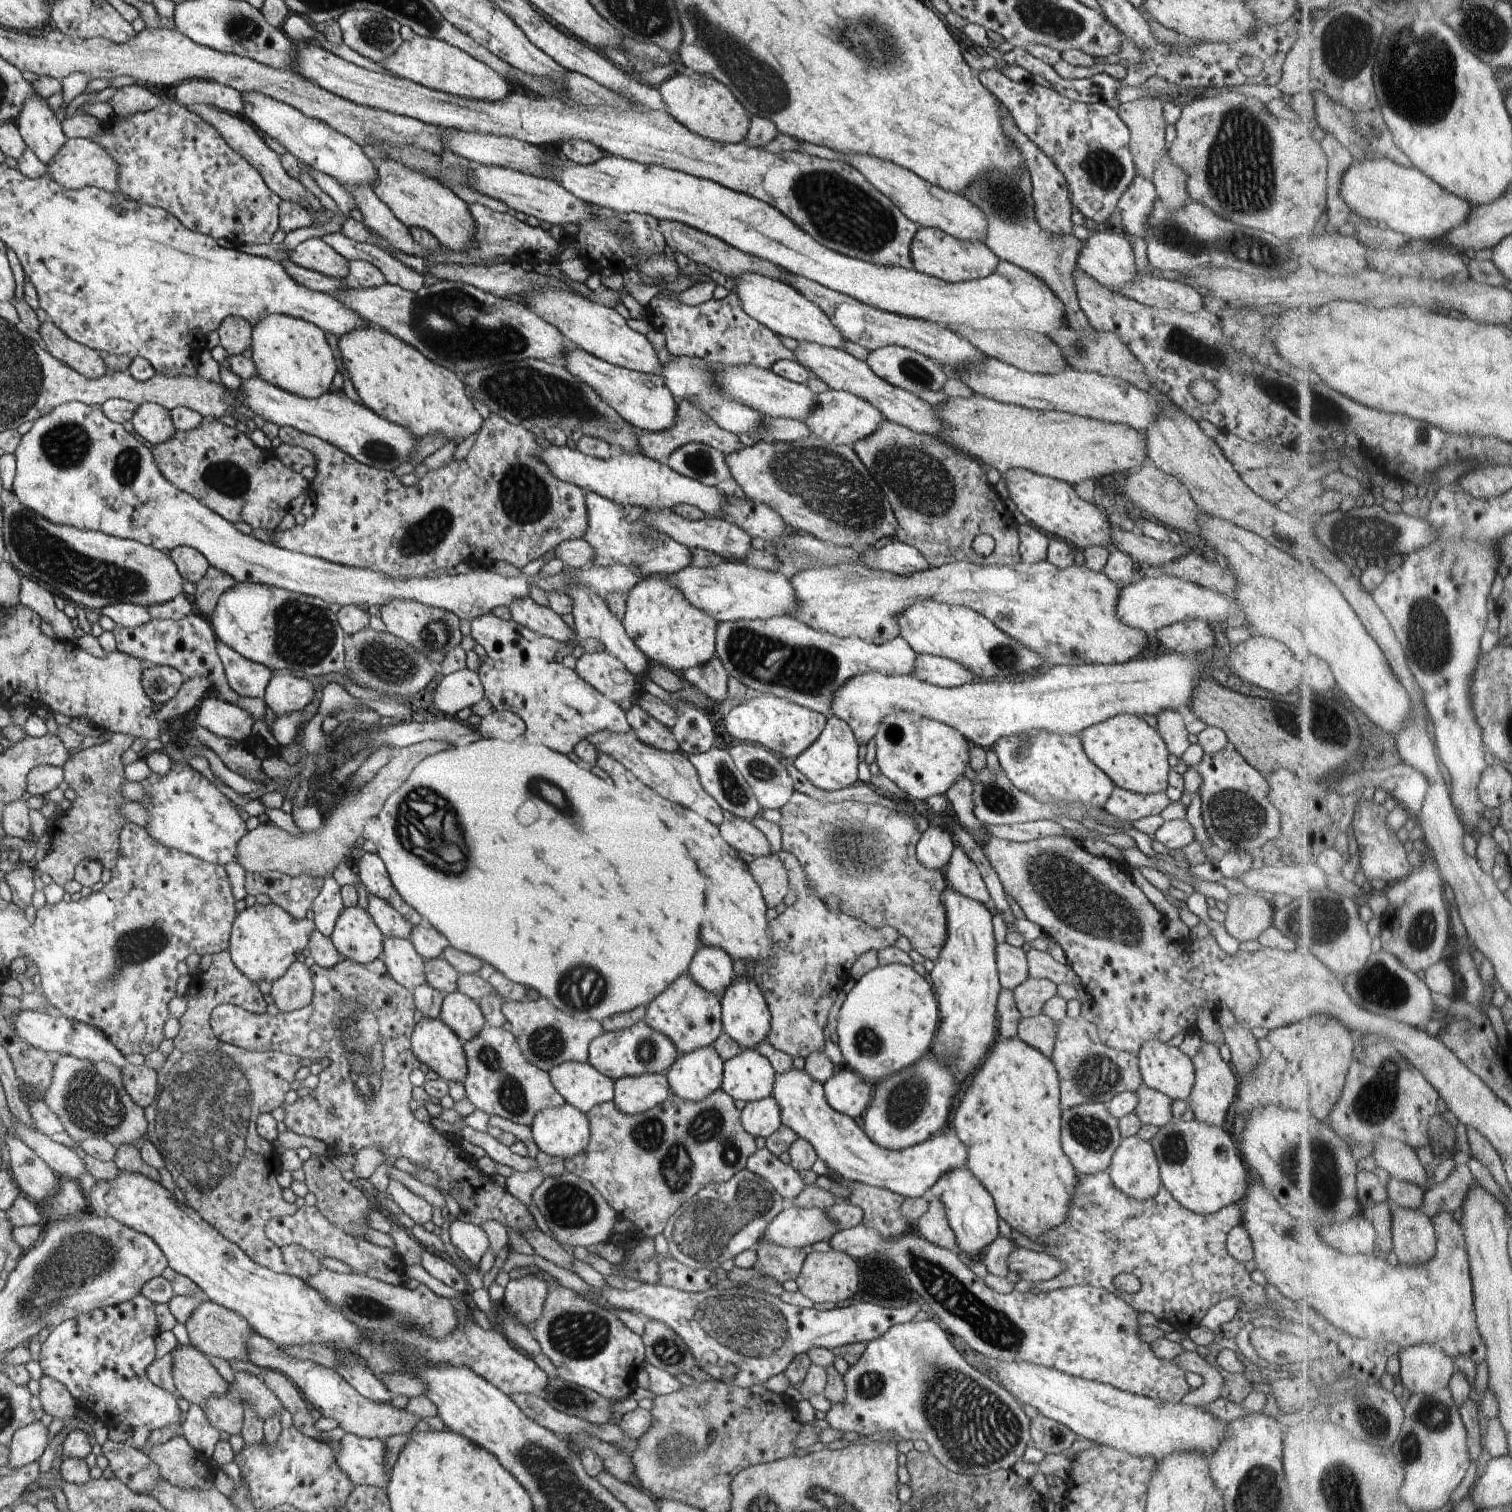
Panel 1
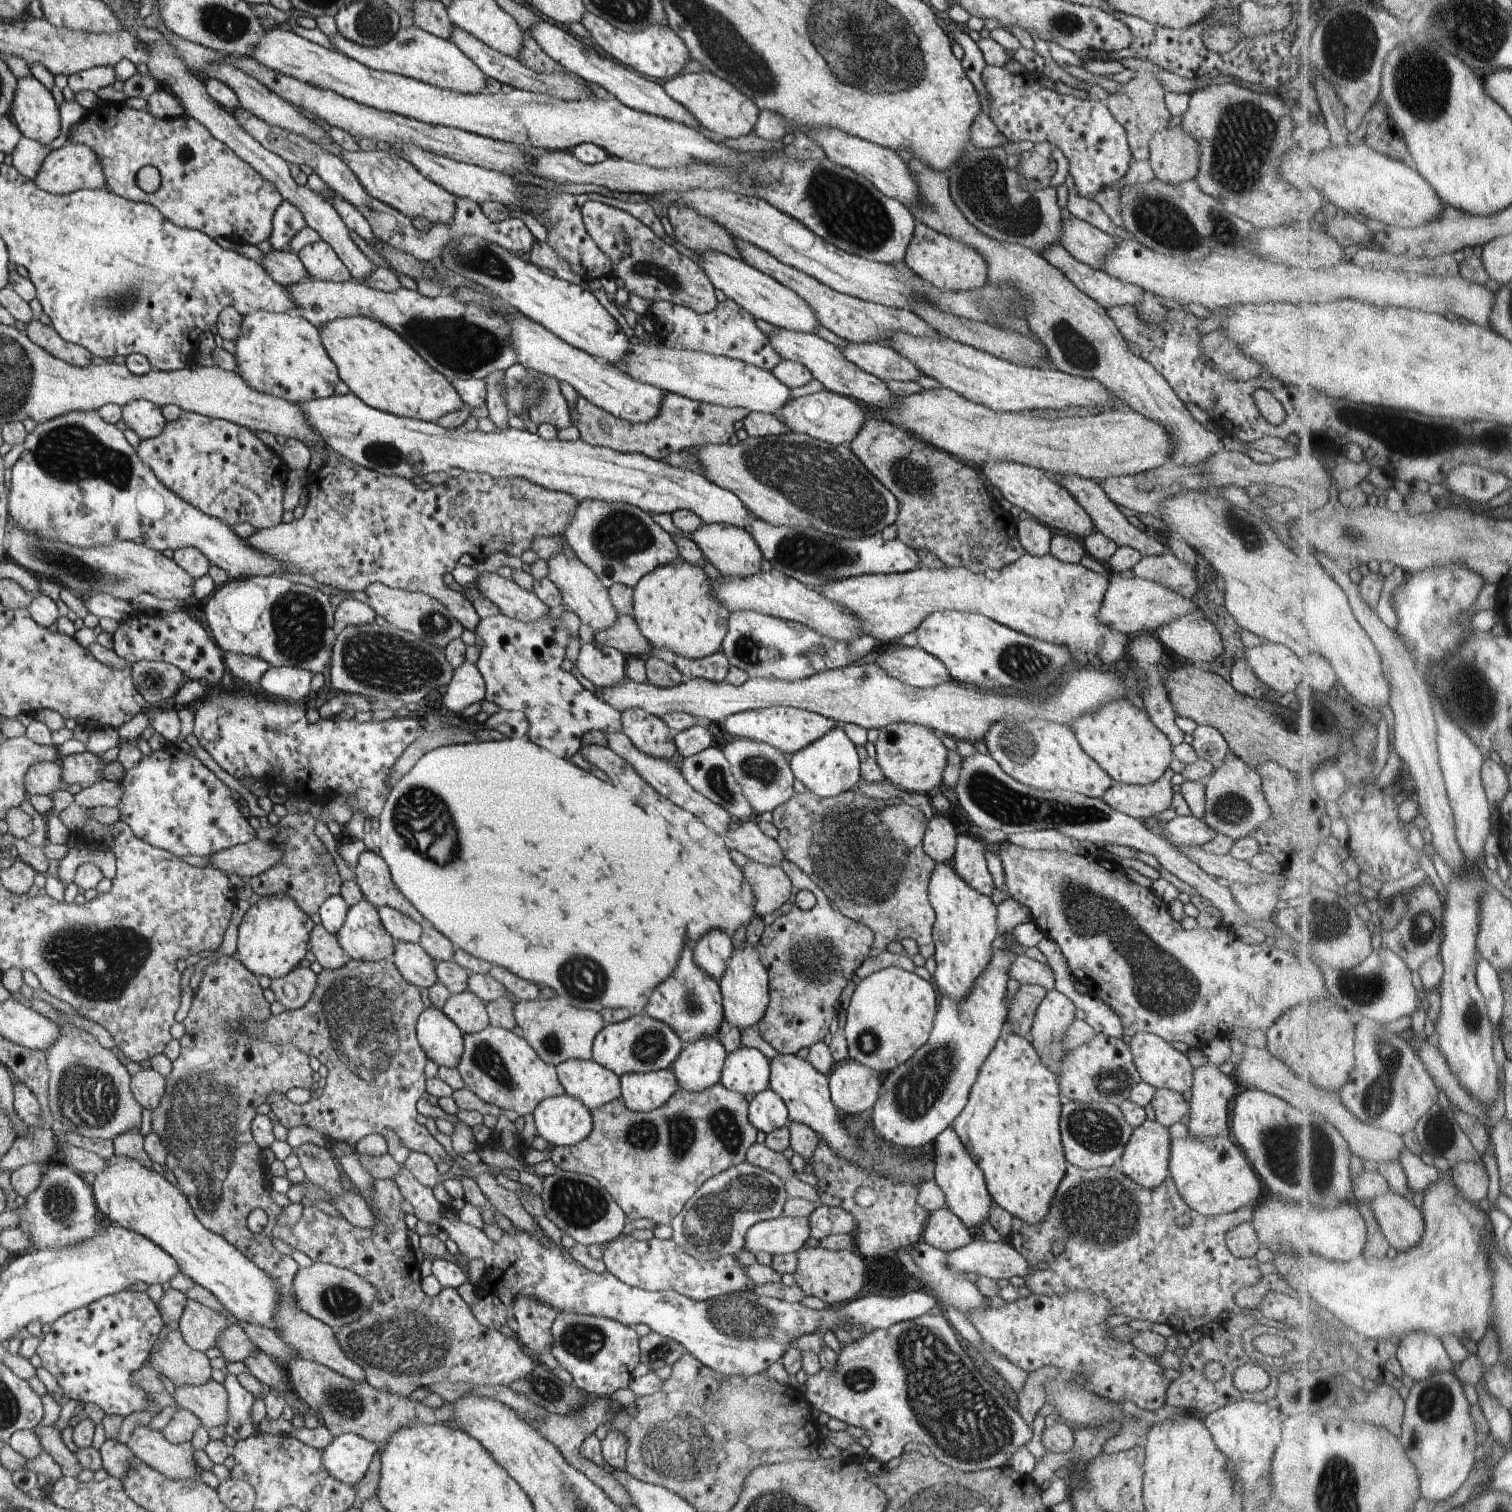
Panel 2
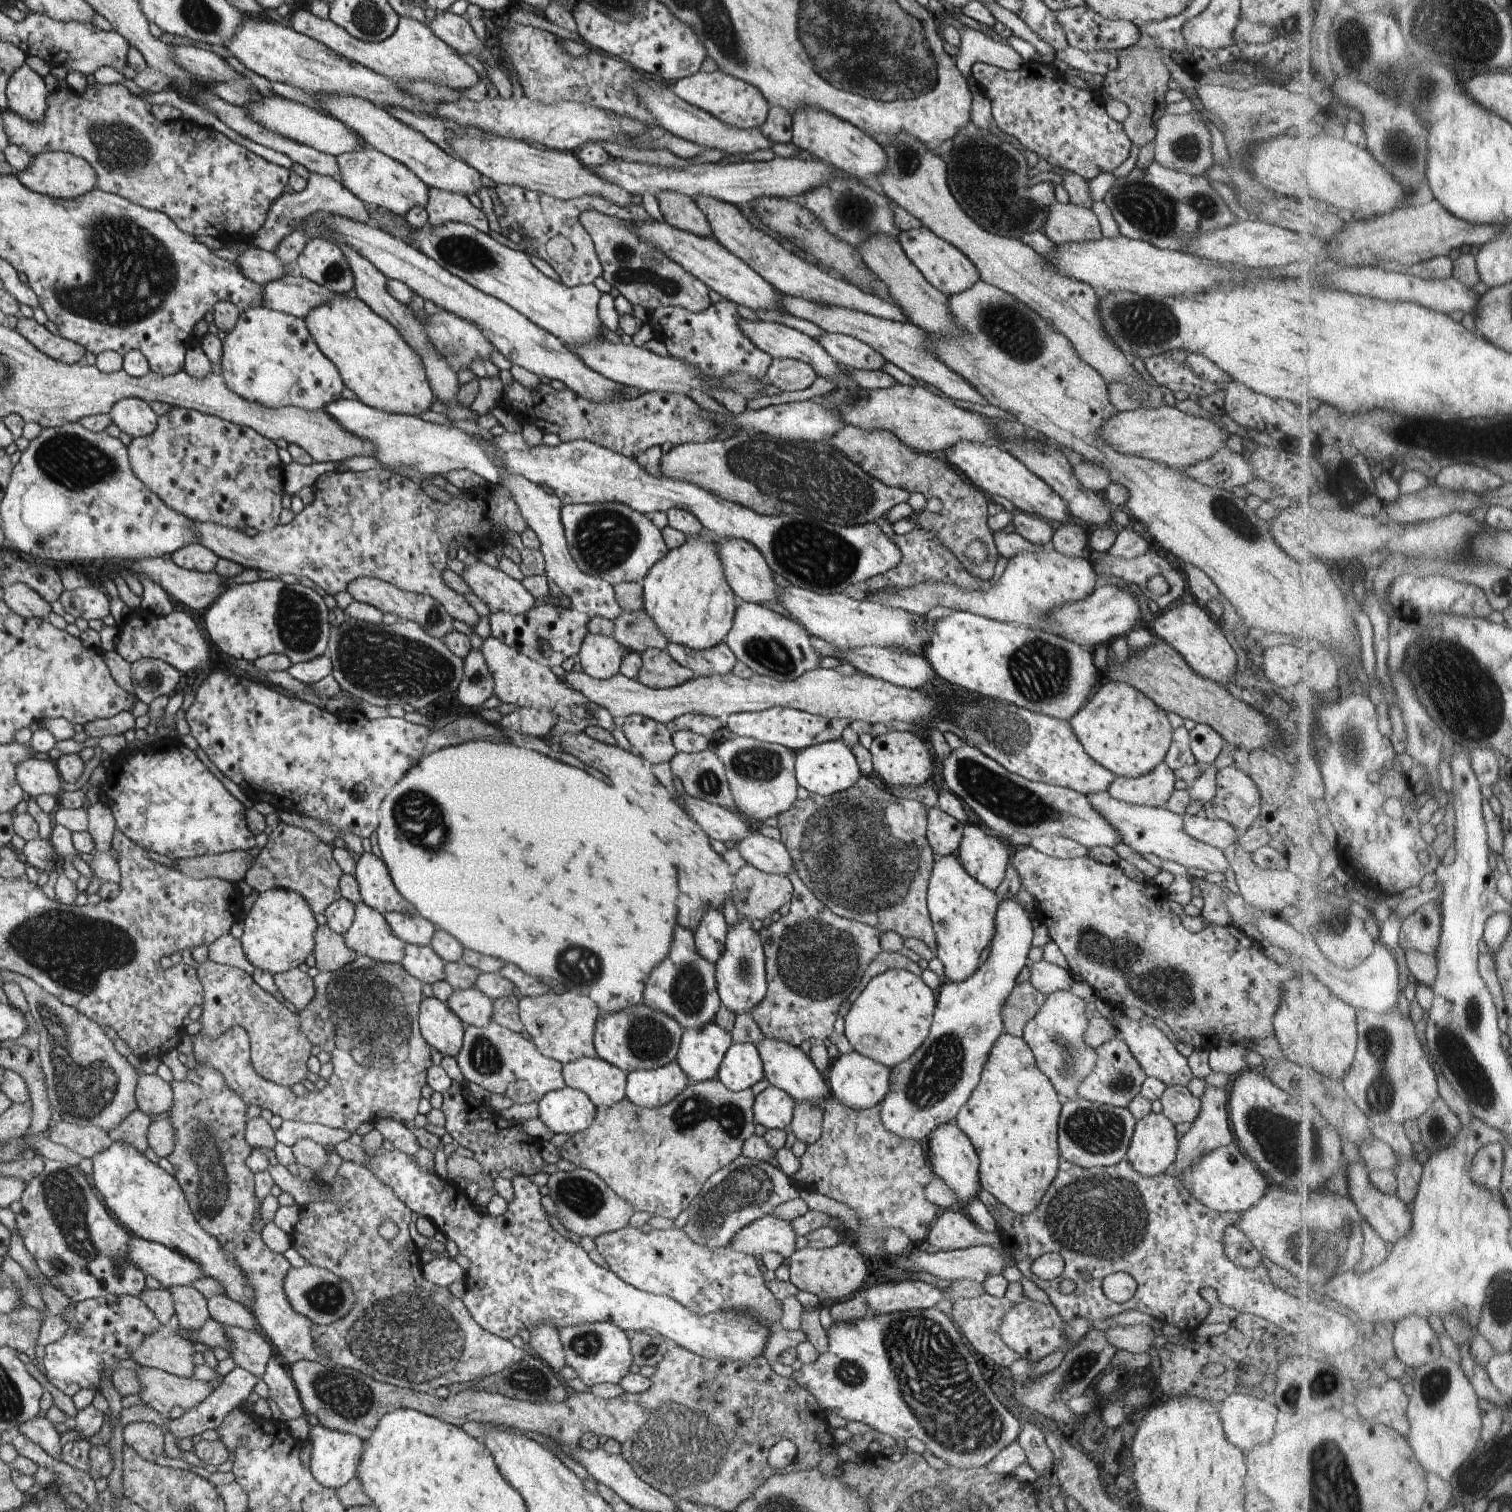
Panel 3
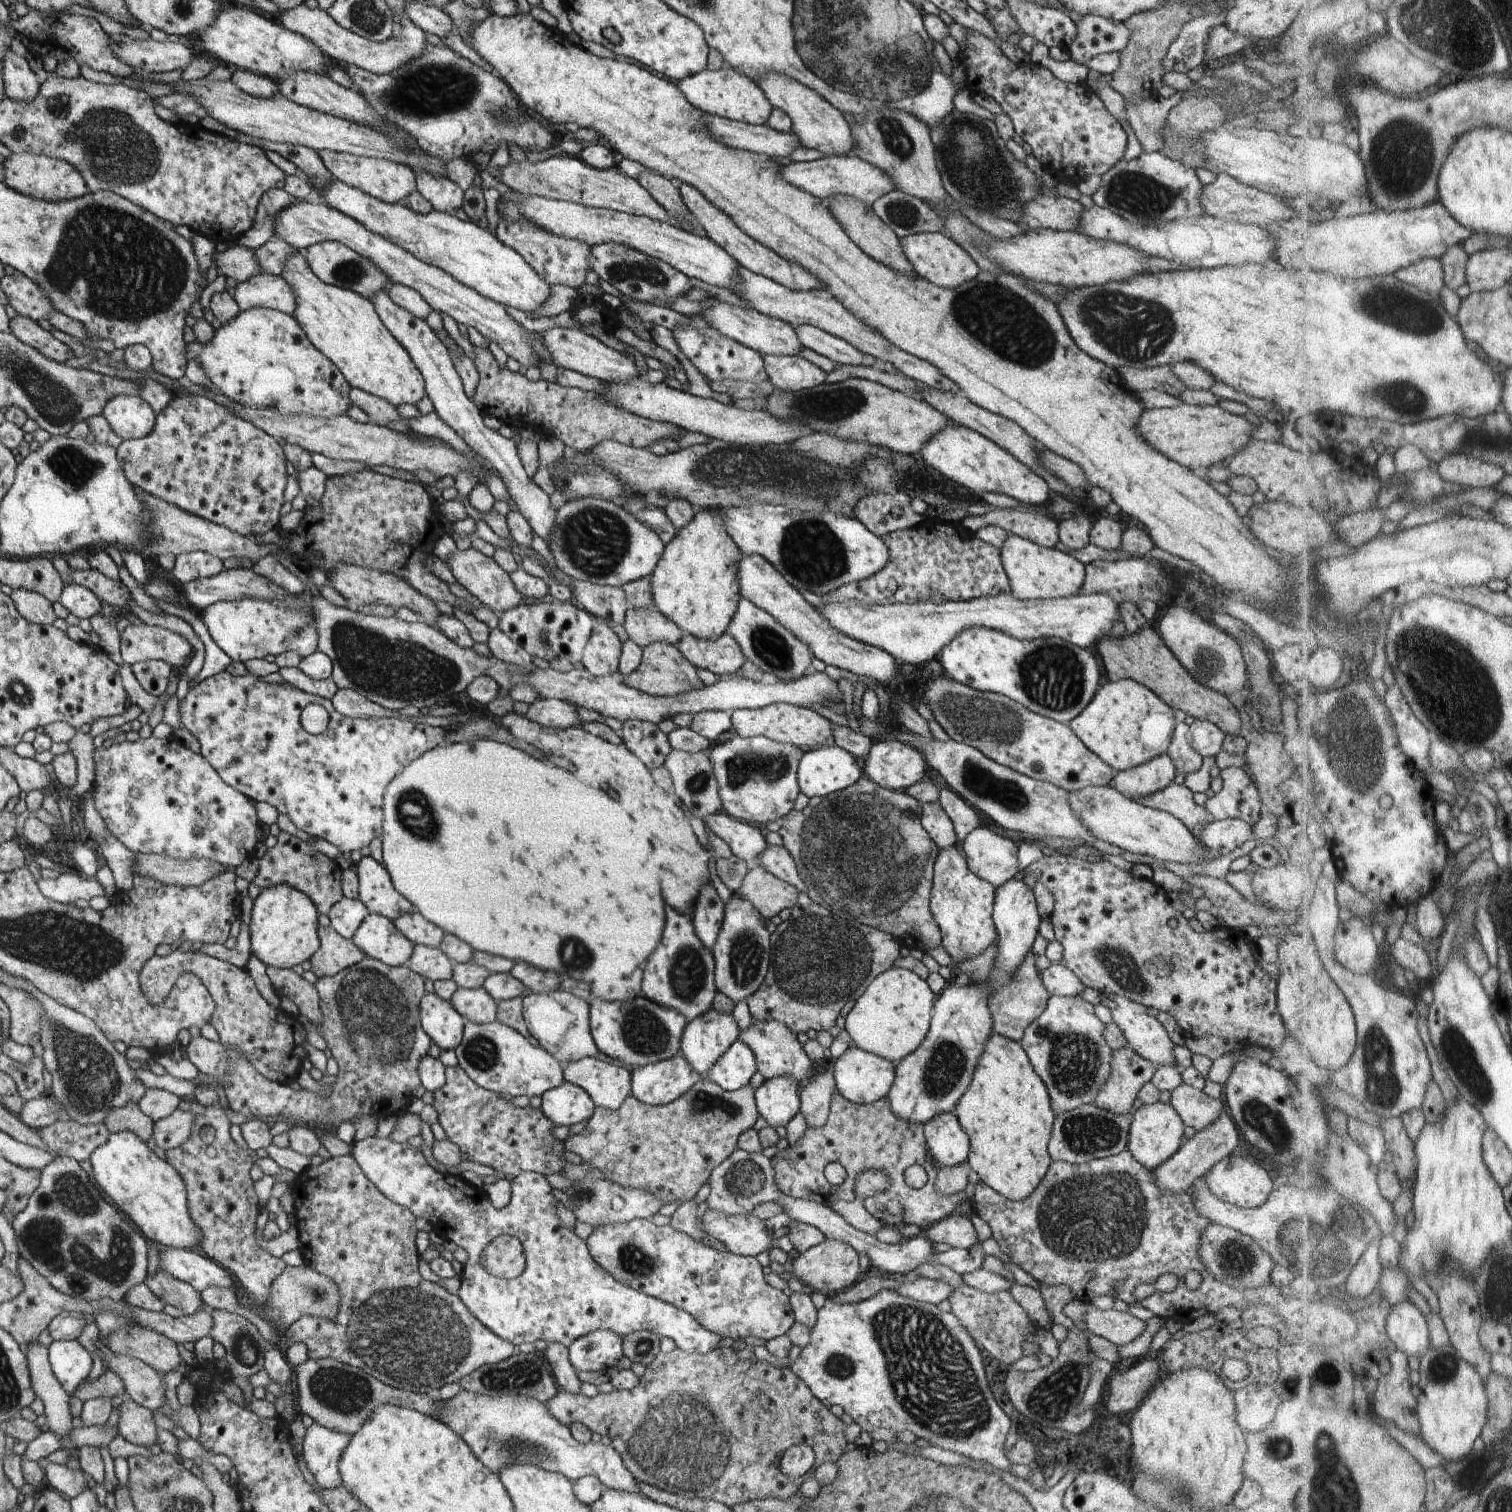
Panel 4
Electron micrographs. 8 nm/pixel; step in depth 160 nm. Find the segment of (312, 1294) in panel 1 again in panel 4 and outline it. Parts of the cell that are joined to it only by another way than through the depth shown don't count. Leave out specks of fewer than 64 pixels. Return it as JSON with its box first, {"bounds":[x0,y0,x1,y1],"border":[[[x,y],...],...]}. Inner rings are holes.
{"bounds":[92,1132,202,1249],"border":[[[134,1132],[112,1133],[109,1140],[92,1154],[94,1178],[107,1197],[156,1244],[177,1249],[198,1249],[202,1231],[194,1225],[186,1205],[186,1186],[180,1174],[166,1160],[154,1154]]]}

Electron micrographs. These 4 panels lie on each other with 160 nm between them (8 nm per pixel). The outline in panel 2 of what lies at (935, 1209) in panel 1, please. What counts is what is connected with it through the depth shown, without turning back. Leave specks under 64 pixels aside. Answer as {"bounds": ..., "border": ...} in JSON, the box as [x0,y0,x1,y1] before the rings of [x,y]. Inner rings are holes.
{"bounds":[923,1206,976,1253],"border":[[[947,1206],[929,1213],[923,1240],[946,1253],[971,1243],[976,1233],[969,1229]]]}

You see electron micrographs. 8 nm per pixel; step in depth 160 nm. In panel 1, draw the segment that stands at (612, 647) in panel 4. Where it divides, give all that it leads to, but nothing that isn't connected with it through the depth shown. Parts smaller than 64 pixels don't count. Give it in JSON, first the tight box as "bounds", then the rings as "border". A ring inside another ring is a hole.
{"bounds":[575,650,642,703],"border":[[[606,650],[584,653],[577,660],[575,671],[582,680],[615,703],[624,698],[636,702],[642,695],[638,678]]]}

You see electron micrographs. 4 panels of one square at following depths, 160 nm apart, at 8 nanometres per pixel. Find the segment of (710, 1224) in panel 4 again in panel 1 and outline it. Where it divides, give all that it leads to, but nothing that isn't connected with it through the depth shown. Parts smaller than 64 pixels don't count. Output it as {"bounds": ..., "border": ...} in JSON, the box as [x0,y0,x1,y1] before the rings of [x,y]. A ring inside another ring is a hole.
{"bounds":[759,1204,839,1249],"border":[[[787,1204],[764,1229],[759,1242],[803,1249],[820,1240],[828,1241],[839,1230],[823,1210],[816,1207],[799,1209]]]}

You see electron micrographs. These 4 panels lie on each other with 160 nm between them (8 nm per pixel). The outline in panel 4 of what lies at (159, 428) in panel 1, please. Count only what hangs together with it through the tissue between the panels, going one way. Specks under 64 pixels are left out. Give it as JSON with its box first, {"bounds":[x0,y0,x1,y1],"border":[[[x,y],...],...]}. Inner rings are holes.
{"bounds":[104,395,156,440],"border":[[[138,395],[115,396],[104,407],[108,429],[123,440],[145,437],[156,428],[156,411]]]}

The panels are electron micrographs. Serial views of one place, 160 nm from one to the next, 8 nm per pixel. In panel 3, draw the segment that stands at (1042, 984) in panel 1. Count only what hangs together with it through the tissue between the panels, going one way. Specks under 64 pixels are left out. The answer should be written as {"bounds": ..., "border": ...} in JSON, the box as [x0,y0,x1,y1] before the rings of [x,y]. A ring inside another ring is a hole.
{"bounds":[1002,980,1047,1037],"border":[[[1029,980],[1018,983],[1002,1006],[1004,1030],[1015,1037],[1022,1037],[1024,1027],[1038,1014],[1047,995],[1040,992]]]}

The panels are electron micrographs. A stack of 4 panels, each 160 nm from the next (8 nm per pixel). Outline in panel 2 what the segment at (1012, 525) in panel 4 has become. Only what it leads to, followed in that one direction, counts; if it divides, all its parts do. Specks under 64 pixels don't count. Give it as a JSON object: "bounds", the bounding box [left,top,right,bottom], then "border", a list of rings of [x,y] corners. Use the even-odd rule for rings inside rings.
{"bounds":[1015,518,1053,556],"border":[[[1032,518],[1017,521],[1015,535],[1026,553],[1044,556],[1050,553],[1051,538],[1053,537],[1046,525]]]}

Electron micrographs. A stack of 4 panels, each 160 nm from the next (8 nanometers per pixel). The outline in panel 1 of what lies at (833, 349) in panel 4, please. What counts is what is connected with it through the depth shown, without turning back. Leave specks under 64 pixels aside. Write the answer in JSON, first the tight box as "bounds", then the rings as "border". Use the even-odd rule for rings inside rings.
{"bounds":[865,345,948,395],"border":[[[898,345],[872,351],[865,362],[874,374],[915,395],[940,391],[948,380],[947,374],[937,362]]]}

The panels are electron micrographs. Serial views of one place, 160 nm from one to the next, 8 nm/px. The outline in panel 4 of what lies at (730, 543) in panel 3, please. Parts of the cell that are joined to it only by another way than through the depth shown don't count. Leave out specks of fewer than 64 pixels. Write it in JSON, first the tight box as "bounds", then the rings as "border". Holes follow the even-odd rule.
{"bounds":[737,555,903,687],"border":[[[744,555],[737,564],[739,591],[744,599],[771,614],[782,626],[798,637],[826,665],[844,668],[860,677],[870,677],[885,687],[903,684],[897,660],[885,650],[854,640],[837,631],[823,614],[802,597],[802,593],[760,555]]]}

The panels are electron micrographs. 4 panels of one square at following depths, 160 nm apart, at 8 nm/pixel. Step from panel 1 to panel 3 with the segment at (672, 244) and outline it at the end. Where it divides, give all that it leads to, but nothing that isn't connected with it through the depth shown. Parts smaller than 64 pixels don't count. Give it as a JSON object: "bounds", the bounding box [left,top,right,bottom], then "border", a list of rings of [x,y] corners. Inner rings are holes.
{"bounds":[656,190,713,238],"border":[[[663,190],[657,194],[656,199],[664,221],[668,224],[702,238],[713,238],[707,218],[692,197],[676,191]]]}

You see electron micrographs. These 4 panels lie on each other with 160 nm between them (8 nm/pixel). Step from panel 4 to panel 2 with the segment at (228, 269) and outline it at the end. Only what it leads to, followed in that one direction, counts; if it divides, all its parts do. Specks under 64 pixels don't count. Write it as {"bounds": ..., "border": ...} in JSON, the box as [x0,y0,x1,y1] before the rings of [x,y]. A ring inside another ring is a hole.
{"bounds":[258,248,310,288],"border":[[[272,248],[264,253],[258,261],[274,282],[287,288],[295,282],[310,277],[301,258],[294,251],[288,249],[277,251]]]}

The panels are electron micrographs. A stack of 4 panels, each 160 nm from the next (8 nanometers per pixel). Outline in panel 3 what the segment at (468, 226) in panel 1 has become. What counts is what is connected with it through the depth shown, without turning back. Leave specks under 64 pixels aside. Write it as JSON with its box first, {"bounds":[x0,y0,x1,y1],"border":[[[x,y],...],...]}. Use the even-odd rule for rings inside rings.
{"bounds":[336,146,430,217],"border":[[[366,146],[362,150],[339,154],[336,160],[341,183],[366,206],[381,208],[394,216],[402,217],[406,216],[410,209],[426,207],[429,202],[430,190],[426,183],[405,163],[382,154],[382,151],[374,147]]]}

